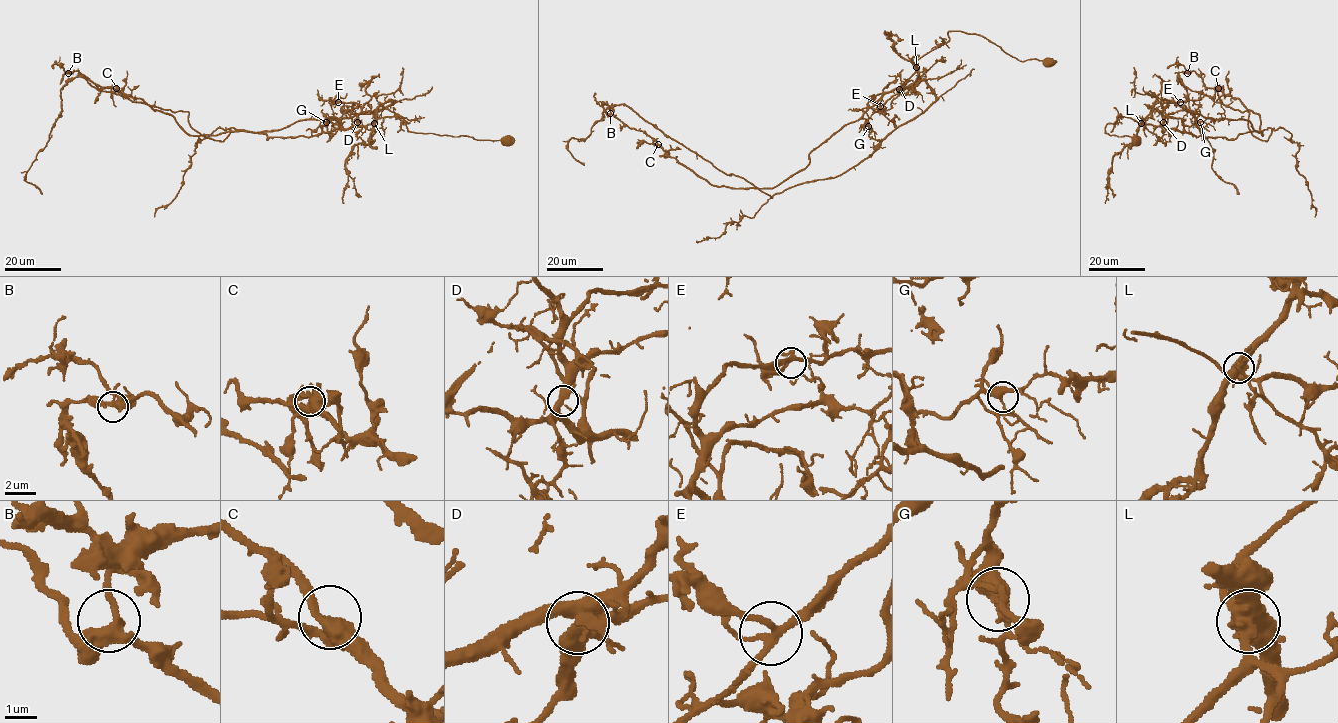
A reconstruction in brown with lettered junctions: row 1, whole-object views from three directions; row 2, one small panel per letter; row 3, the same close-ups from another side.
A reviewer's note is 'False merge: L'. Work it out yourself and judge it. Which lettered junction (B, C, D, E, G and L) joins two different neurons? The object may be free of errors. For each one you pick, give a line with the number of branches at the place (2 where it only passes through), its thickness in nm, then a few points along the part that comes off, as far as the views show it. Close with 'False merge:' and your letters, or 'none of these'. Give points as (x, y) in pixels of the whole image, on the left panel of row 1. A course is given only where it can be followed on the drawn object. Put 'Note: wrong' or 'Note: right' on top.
Note: right
L: Branches: 6. Thickness 600 nm. Course of the part to remove: (374, 122), (393, 102), (213, 140), (187, 111), (75, 77), (27, 172), (42, 194)
False merge: L

